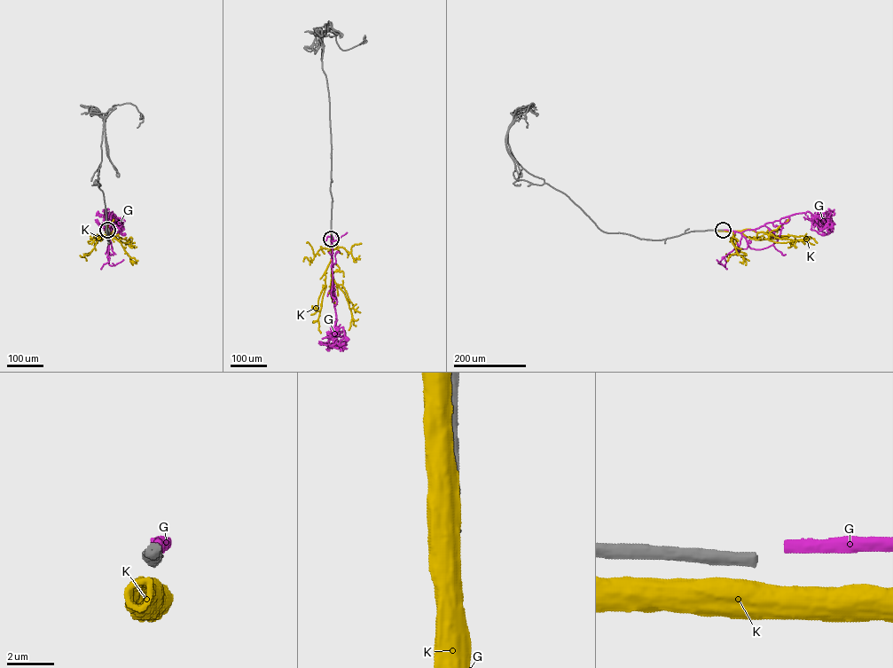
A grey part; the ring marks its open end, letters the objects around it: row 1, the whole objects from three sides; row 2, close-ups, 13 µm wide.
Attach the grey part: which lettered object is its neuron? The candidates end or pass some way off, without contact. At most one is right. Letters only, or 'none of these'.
none of these

